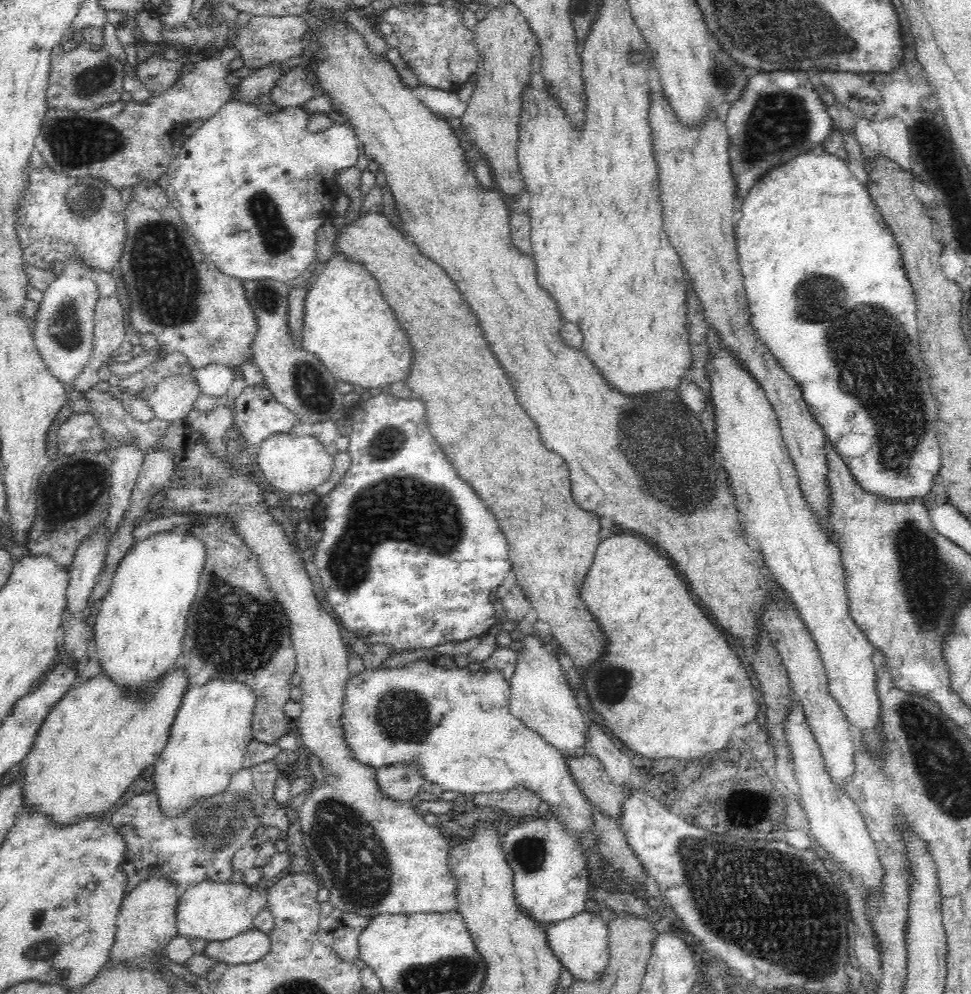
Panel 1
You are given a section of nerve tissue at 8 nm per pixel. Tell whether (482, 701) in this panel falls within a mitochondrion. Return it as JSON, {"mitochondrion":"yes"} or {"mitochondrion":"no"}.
{"mitochondrion":"no"}

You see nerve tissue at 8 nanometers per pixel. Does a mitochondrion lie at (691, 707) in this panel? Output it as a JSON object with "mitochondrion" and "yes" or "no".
{"mitochondrion":"no"}

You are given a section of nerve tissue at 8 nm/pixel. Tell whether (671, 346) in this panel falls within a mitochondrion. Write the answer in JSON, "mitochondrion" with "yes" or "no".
{"mitochondrion":"no"}

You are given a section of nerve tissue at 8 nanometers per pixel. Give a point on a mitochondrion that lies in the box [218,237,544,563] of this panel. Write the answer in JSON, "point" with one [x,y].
{"point":[309,386]}

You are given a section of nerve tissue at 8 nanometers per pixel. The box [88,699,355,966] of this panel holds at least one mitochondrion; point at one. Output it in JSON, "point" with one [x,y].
{"point":[217,824]}

